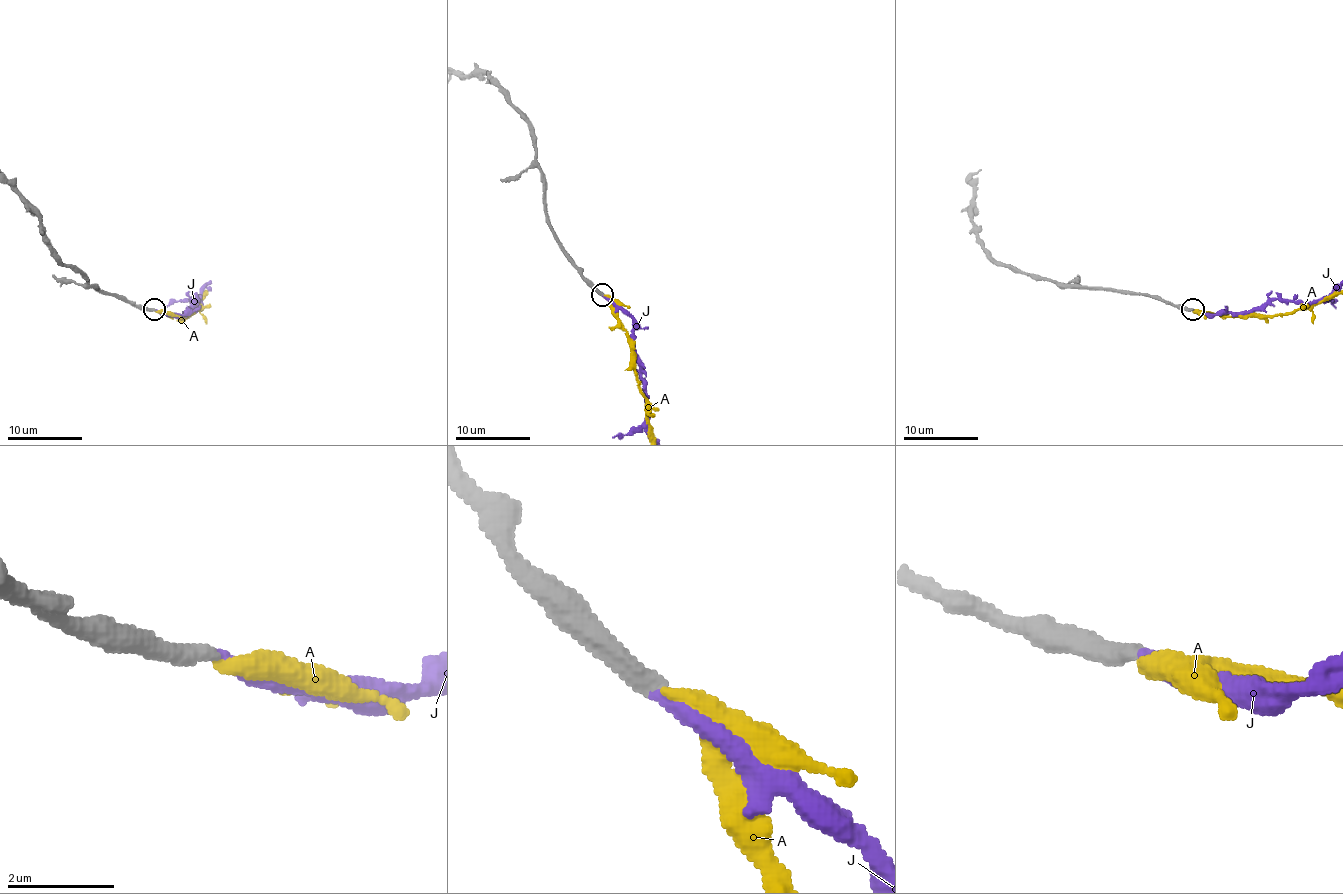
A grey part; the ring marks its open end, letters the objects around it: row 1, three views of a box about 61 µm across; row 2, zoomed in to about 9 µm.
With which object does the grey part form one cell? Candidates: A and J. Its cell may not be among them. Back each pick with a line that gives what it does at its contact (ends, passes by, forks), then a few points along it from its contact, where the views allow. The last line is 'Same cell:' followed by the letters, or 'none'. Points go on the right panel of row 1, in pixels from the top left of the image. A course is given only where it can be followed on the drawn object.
J: it ends
Same cell: J

